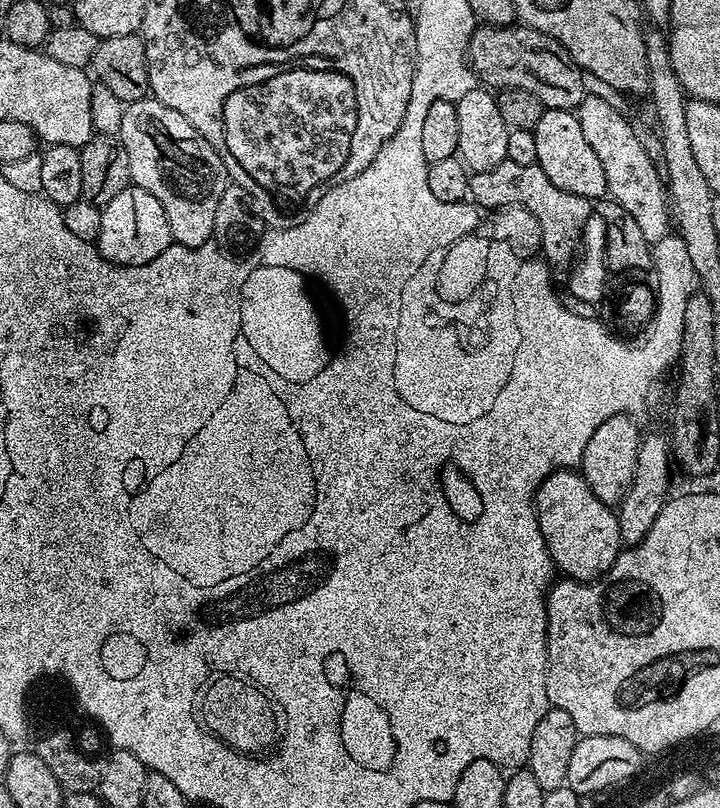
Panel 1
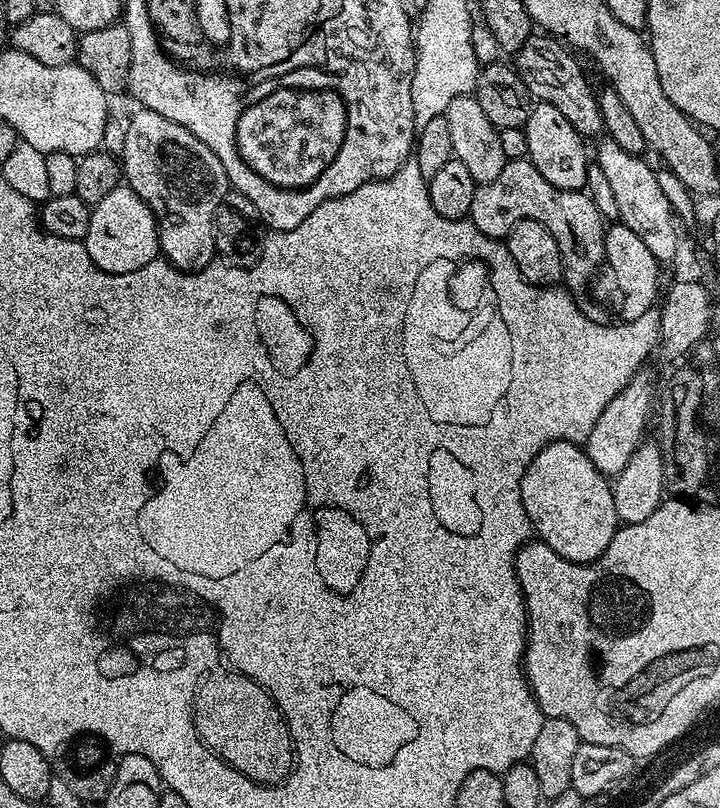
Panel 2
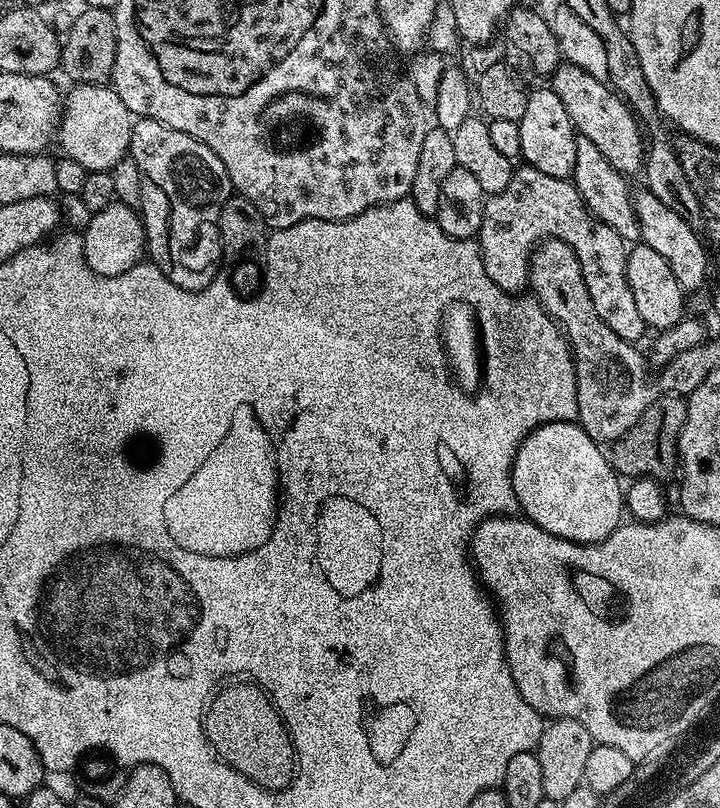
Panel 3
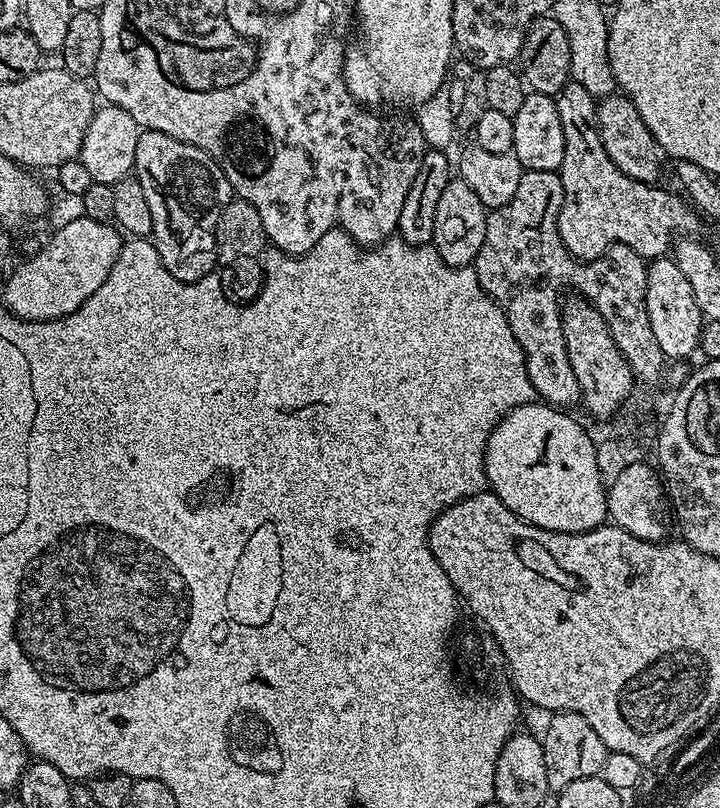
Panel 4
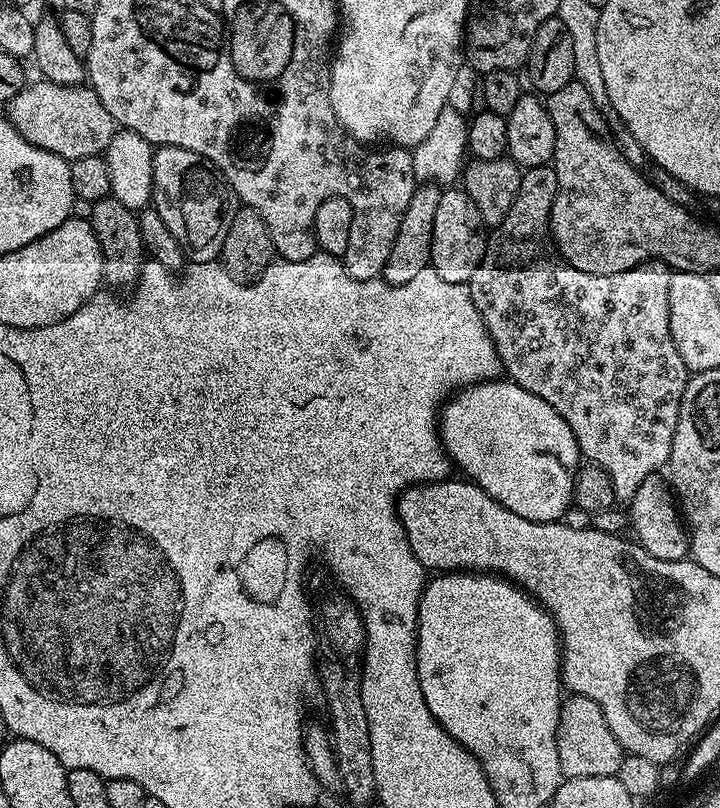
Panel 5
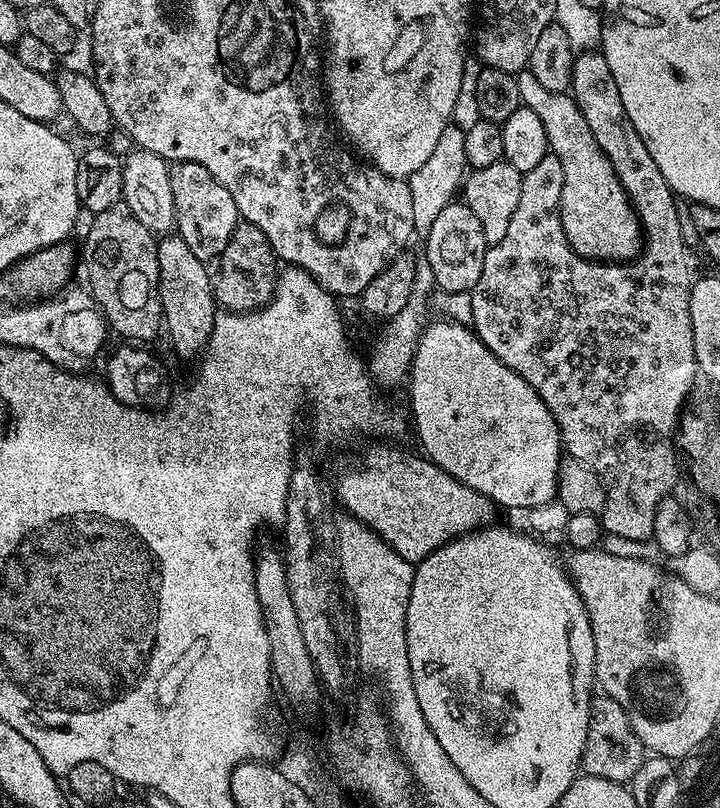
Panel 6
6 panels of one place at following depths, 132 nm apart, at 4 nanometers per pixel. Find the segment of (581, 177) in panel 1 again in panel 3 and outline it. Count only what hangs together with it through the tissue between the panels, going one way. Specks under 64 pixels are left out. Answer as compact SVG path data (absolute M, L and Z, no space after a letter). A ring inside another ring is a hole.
M551 86L531 89L526 102L526 114L519 120L522 130L522 160L534 170L542 170L542 174L550 174L550 178L571 177L576 161L576 137L578 135L572 124L570 114L566 114L566 106L562 106L562 98Z

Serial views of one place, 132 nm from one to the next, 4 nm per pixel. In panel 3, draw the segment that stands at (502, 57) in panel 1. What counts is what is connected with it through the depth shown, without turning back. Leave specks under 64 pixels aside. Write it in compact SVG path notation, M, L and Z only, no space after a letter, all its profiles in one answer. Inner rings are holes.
M567 62L561 63L552 73L550 86L558 94L558 98L562 98L562 106L566 106L566 114L570 114L577 133L590 138L590 142L598 146L598 151L606 157L610 166L614 166L614 170L618 170L626 178L632 178L635 172L637 175L643 169L646 140L642 135L640 121L611 86Z

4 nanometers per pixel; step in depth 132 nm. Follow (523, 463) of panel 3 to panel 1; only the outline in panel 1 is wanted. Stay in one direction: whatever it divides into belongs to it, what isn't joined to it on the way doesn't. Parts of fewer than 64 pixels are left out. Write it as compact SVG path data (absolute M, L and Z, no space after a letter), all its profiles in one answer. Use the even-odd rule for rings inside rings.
M557 470L536 492L536 517L553 565L570 580L599 580L621 554L617 513L598 498L576 470Z

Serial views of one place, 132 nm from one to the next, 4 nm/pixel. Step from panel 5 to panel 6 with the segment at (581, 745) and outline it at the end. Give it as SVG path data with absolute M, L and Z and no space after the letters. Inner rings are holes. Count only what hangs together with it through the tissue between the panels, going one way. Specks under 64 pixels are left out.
M603 694L593 695L588 703L588 733L586 746L580 759L583 775L594 778L606 778L615 784L627 785L638 774L638 766L642 766L646 749L643 742L634 734L630 726L630 718L626 718L626 710L614 702L614 698Z

